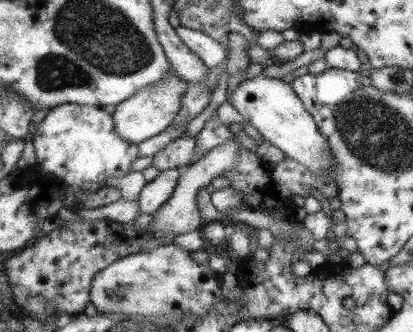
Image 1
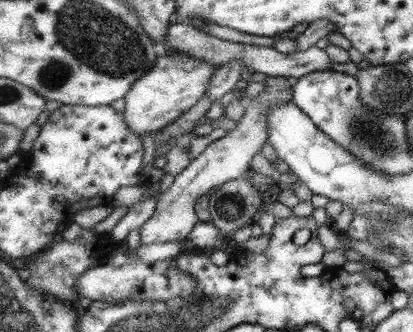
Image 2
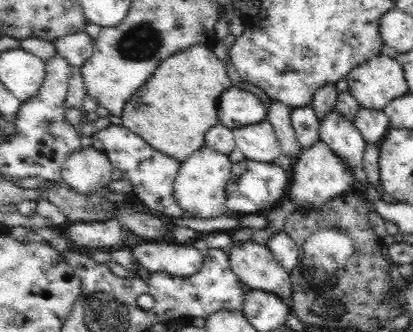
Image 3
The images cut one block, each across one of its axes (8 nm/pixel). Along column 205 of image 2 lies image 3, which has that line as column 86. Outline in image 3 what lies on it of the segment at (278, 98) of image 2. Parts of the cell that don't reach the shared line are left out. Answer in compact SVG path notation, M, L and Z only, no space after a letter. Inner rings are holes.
M92 146L80 148L74 154L68 154L62 164L62 178L78 194L94 196L96 190L114 182L112 180L112 162Z

